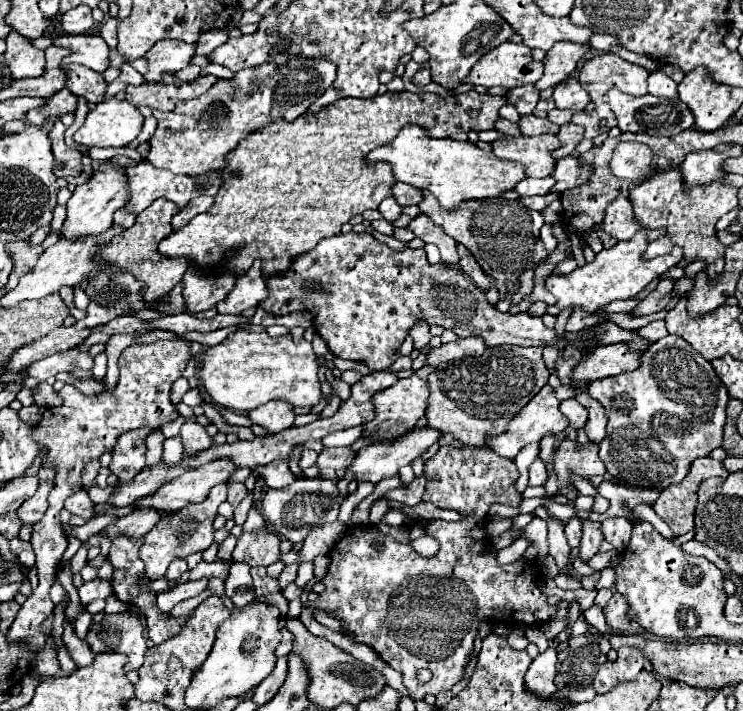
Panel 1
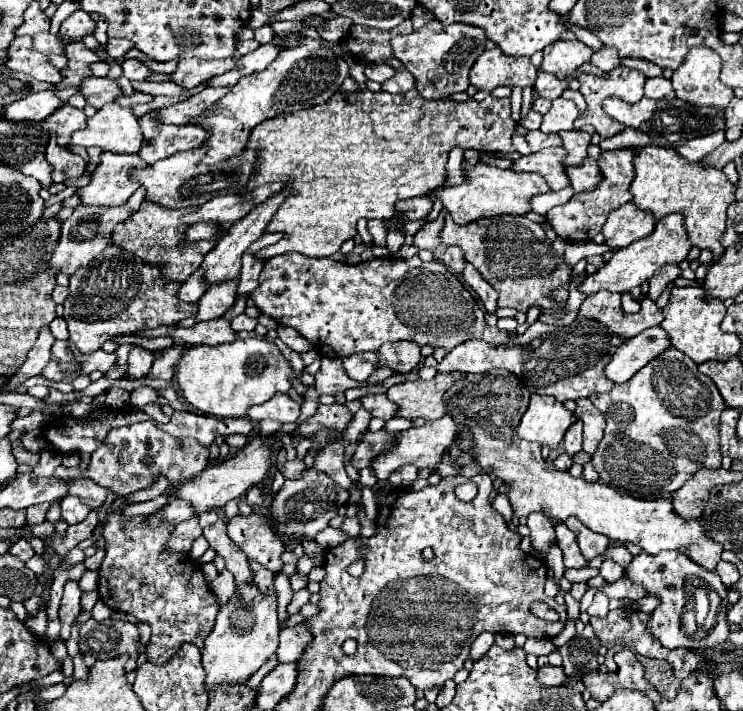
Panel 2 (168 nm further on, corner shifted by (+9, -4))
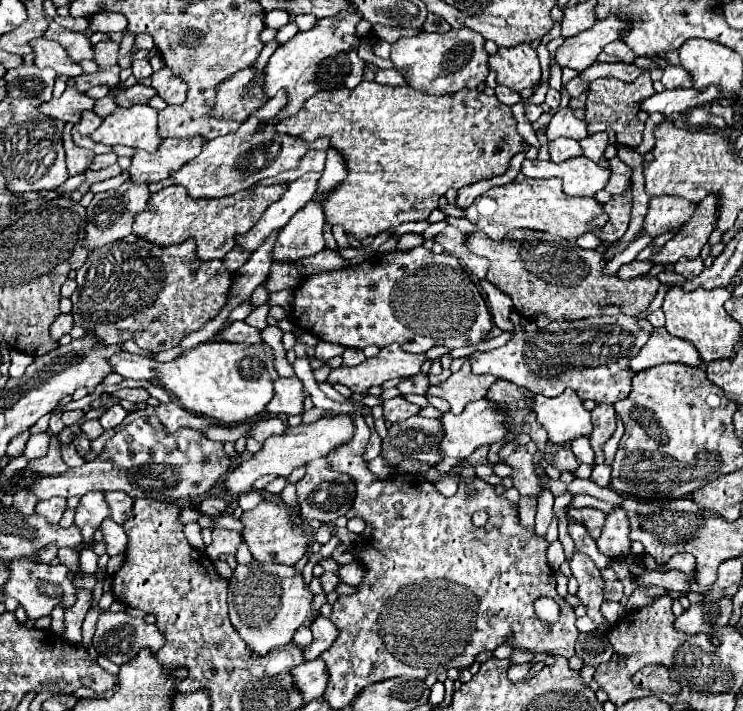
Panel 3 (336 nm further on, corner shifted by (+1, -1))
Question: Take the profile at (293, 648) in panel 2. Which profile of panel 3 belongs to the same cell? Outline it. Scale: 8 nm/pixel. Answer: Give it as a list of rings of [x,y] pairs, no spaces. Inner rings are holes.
[[[318,615],[318,617],[312,621],[312,635],[314,635],[312,643],[302,649],[306,661],[320,657],[320,653],[326,651],[326,649],[332,645],[332,641],[336,639],[338,631],[336,631],[336,627],[330,623],[330,619]]]

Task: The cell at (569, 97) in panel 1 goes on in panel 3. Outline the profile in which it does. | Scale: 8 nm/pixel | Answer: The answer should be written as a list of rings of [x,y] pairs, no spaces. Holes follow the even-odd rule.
[[[570,105],[560,107],[548,125],[548,139],[556,137],[572,137],[576,141],[586,137],[586,123],[574,115],[574,109]]]

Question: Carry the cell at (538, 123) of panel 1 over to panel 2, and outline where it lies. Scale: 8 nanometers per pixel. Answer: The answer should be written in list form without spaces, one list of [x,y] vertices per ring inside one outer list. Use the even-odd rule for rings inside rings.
[[[534,130],[534,132],[528,132],[526,134],[526,140],[532,148],[532,152],[540,152],[544,148],[550,148],[550,146],[562,146],[562,140],[558,134],[544,134],[540,130]]]

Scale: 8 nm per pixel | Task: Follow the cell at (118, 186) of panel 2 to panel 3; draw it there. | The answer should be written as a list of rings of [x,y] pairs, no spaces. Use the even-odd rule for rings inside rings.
[[[164,139],[154,153],[136,149],[128,179],[132,183],[158,183],[166,179],[170,171],[176,171],[188,159],[194,159],[204,143],[204,139]]]

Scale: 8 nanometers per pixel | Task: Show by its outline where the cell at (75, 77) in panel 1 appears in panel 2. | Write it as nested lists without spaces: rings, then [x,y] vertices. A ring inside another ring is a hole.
[[[96,76],[88,78],[88,84],[84,84],[80,92],[88,100],[88,104],[92,104],[96,110],[122,96],[122,88],[116,82],[112,82],[110,78],[96,78]]]

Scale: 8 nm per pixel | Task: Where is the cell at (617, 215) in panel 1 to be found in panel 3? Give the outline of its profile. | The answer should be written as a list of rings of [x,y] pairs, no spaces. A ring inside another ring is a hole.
[[[652,197],[648,203],[642,231],[650,237],[668,233],[688,221],[688,215],[692,215],[692,207],[696,207],[696,203],[688,203],[680,197]]]

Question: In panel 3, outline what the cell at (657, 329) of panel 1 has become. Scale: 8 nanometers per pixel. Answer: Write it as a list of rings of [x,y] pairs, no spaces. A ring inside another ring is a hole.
[[[658,327],[652,331],[648,343],[640,349],[640,353],[630,359],[630,371],[638,373],[662,363],[686,363],[692,367],[700,365],[702,361],[692,343],[670,335],[666,327]]]

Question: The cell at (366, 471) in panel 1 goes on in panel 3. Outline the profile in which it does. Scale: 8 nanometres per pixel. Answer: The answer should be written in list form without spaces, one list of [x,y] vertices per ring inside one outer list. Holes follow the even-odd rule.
[[[480,399],[480,401],[472,401],[464,407],[464,411],[460,415],[452,415],[452,413],[444,413],[440,417],[442,423],[442,439],[438,443],[438,453],[442,457],[456,457],[456,459],[464,459],[470,453],[474,453],[478,447],[482,445],[492,445],[492,443],[500,443],[506,437],[506,425],[504,425],[504,417],[500,413],[496,413],[496,403]]]

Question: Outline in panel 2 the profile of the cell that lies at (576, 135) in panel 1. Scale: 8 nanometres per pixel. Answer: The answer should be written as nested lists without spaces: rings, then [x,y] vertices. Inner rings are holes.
[[[570,130],[570,132],[562,132],[560,138],[564,140],[564,150],[568,152],[568,156],[566,156],[568,166],[580,166],[584,162],[584,158],[588,156],[586,150],[590,146],[592,136],[586,132],[580,132],[580,130]]]

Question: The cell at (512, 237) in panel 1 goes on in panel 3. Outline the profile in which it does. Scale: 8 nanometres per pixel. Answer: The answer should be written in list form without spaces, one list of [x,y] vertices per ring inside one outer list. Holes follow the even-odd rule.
[[[474,231],[466,235],[464,243],[472,253],[490,261],[486,279],[508,293],[514,309],[522,317],[536,321],[540,329],[546,329],[550,321],[574,321],[588,315],[602,315],[600,307],[610,303],[620,305],[626,315],[644,313],[660,287],[656,277],[634,277],[622,281],[616,275],[602,275],[602,253],[582,249],[576,243],[570,249],[570,245],[560,237],[548,235],[536,241],[514,241],[504,237],[502,241],[492,241],[484,237],[482,231]]]

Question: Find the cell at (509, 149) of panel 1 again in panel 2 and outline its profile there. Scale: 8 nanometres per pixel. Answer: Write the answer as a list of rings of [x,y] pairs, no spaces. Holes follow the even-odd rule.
[[[548,148],[548,150],[518,158],[514,162],[514,170],[516,172],[536,172],[546,178],[552,190],[562,190],[570,186],[568,176],[566,176],[564,158],[566,158],[564,148]]]

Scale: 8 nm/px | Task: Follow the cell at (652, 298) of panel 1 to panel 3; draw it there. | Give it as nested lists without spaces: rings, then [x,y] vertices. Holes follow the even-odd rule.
[[[696,257],[696,259],[680,259],[676,265],[674,265],[674,271],[678,273],[678,275],[682,275],[682,277],[686,277],[686,279],[692,279],[692,277],[696,277],[696,275],[700,275],[700,271],[704,269],[704,263],[702,263],[702,259],[700,257]]]

